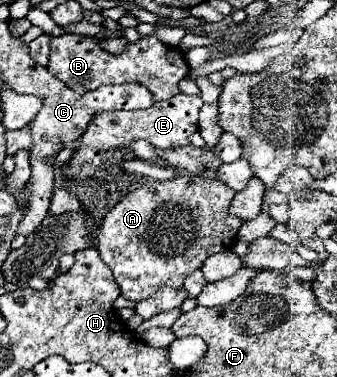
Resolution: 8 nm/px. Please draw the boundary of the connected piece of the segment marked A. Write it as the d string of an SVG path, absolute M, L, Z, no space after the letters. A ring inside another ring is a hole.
M177 175L171 181L151 181L135 191L127 193L101 221L96 236L100 257L113 271L113 277L125 299L141 301L153 297L161 285L183 287L187 275L201 269L205 259L213 253L231 249L237 241L237 231L245 223L243 219L229 215L229 203L235 191L215 179L203 179L193 175Z

